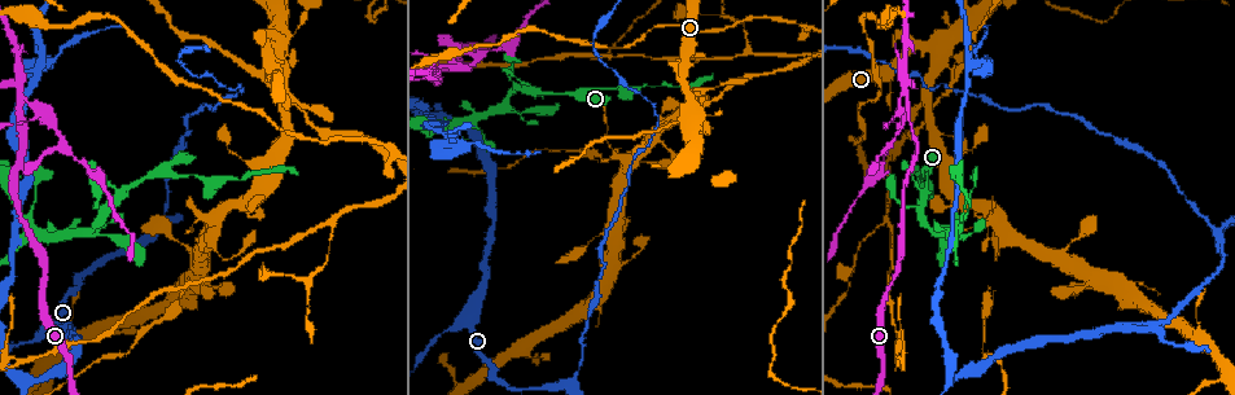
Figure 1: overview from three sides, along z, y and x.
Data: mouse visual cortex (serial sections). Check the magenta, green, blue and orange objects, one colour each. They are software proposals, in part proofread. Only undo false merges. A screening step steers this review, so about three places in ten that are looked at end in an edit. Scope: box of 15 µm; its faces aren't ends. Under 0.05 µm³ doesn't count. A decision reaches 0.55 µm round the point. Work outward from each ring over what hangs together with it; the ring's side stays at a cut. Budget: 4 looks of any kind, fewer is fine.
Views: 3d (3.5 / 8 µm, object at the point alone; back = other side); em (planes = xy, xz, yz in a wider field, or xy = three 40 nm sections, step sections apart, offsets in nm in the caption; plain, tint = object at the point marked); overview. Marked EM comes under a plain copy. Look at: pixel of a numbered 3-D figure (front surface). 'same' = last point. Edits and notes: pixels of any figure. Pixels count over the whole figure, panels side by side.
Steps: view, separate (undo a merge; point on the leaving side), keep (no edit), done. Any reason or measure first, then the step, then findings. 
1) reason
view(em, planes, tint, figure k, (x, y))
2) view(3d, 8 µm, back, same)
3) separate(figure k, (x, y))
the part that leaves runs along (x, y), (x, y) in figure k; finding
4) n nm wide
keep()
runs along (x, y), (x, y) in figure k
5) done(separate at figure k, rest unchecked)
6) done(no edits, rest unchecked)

side arm on a straight run
view(3d, 8 µm, figure 1, (29, 215))

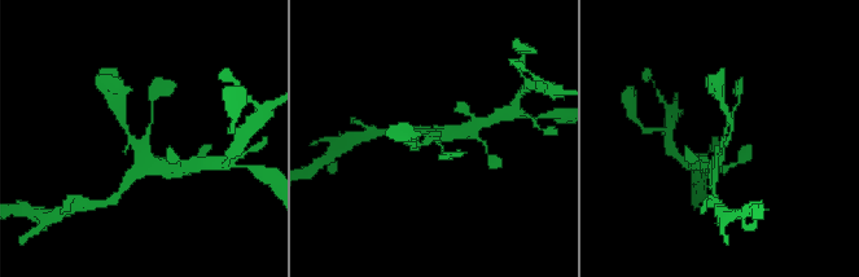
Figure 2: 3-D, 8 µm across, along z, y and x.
zoom in
view(3d, 3.5 µm, figure 2, (144, 142))

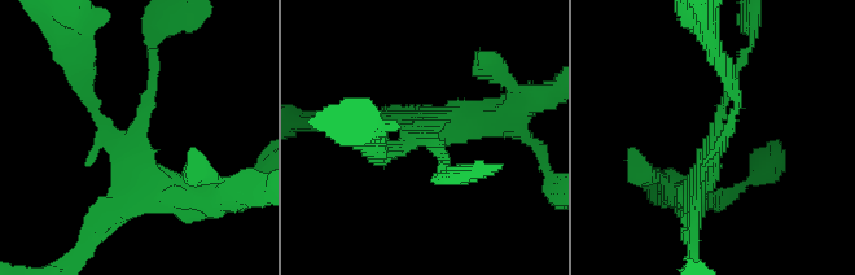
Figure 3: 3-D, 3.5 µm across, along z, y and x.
view(em, planes, tint, figure 3, (130, 136))

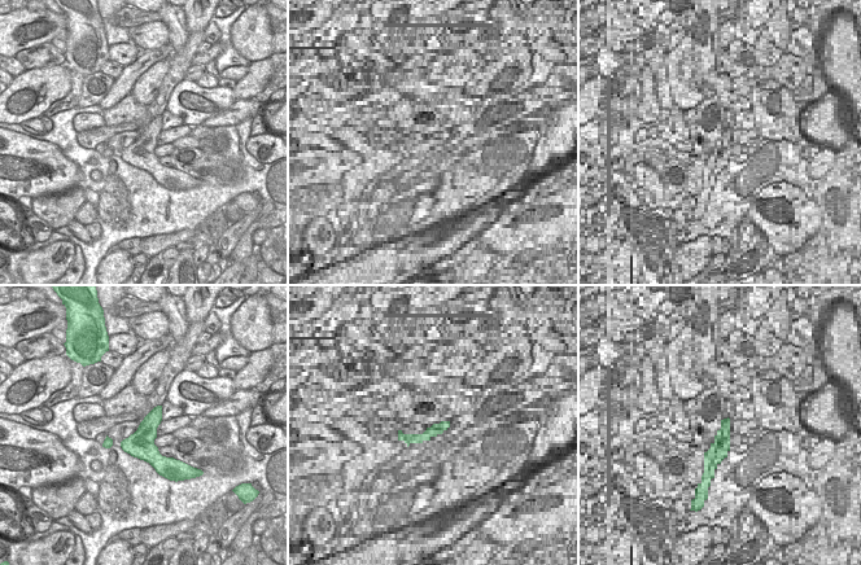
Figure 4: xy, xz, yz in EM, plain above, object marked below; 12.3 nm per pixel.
keep()
runs along (695, 193), (744, 59) in figure 3; continuous, no second cell

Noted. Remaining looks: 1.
sudden change in width
view(3d, 3.5 µm, figure 1, (966, 77))

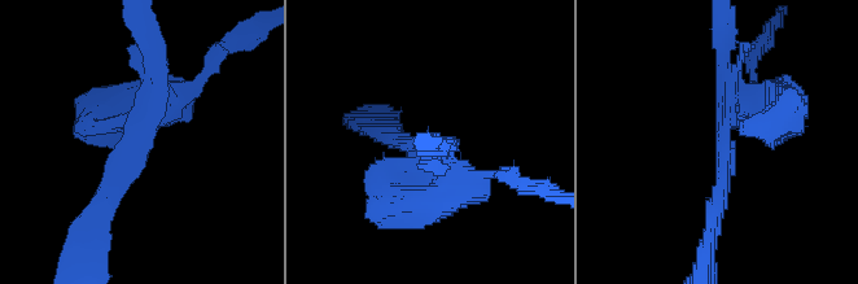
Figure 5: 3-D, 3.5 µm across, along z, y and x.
3 arms; arms of 250, 250, 450 nm
separate(figure 5, (109, 139))
a second cell is stuck on

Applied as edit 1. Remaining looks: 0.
done(separate at figure 5, rest unchecked)

